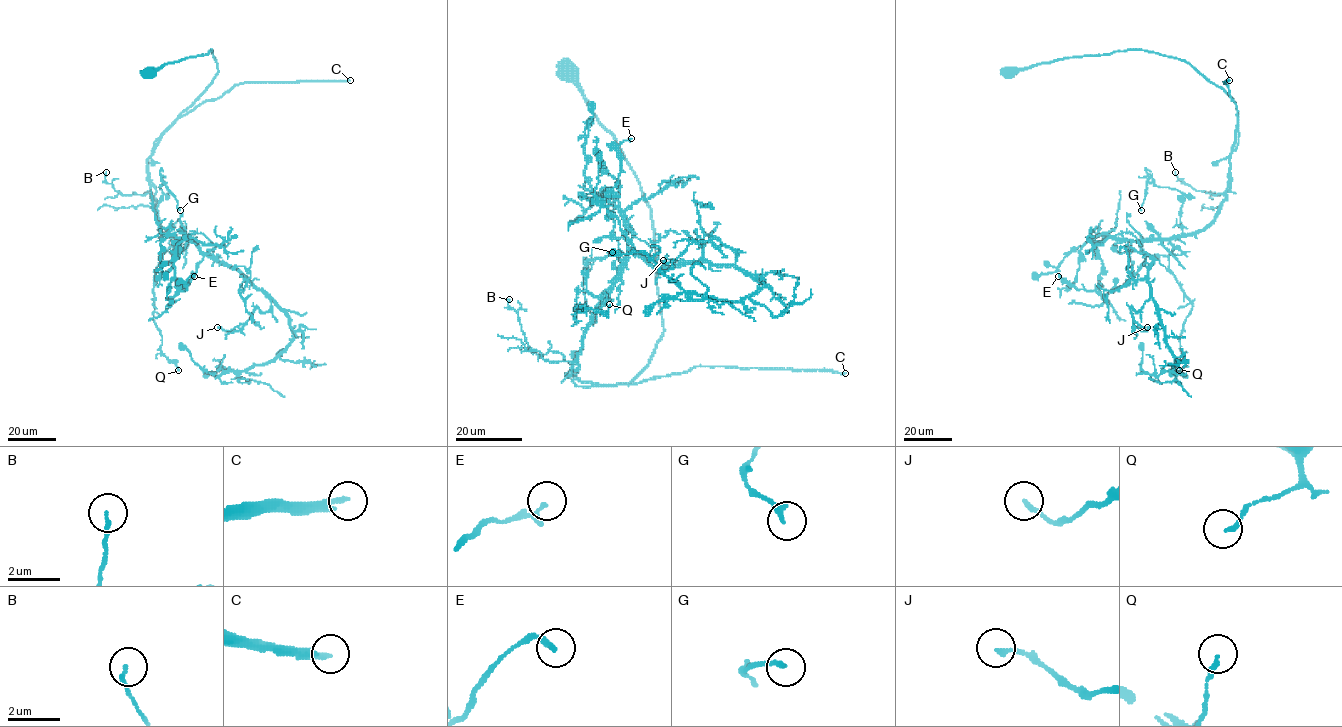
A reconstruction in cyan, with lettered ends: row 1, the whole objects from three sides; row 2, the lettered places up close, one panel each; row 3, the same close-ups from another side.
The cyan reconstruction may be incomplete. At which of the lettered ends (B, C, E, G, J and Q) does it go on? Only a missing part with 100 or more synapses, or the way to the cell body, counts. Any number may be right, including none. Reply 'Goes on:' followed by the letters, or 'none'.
Goes on: C

